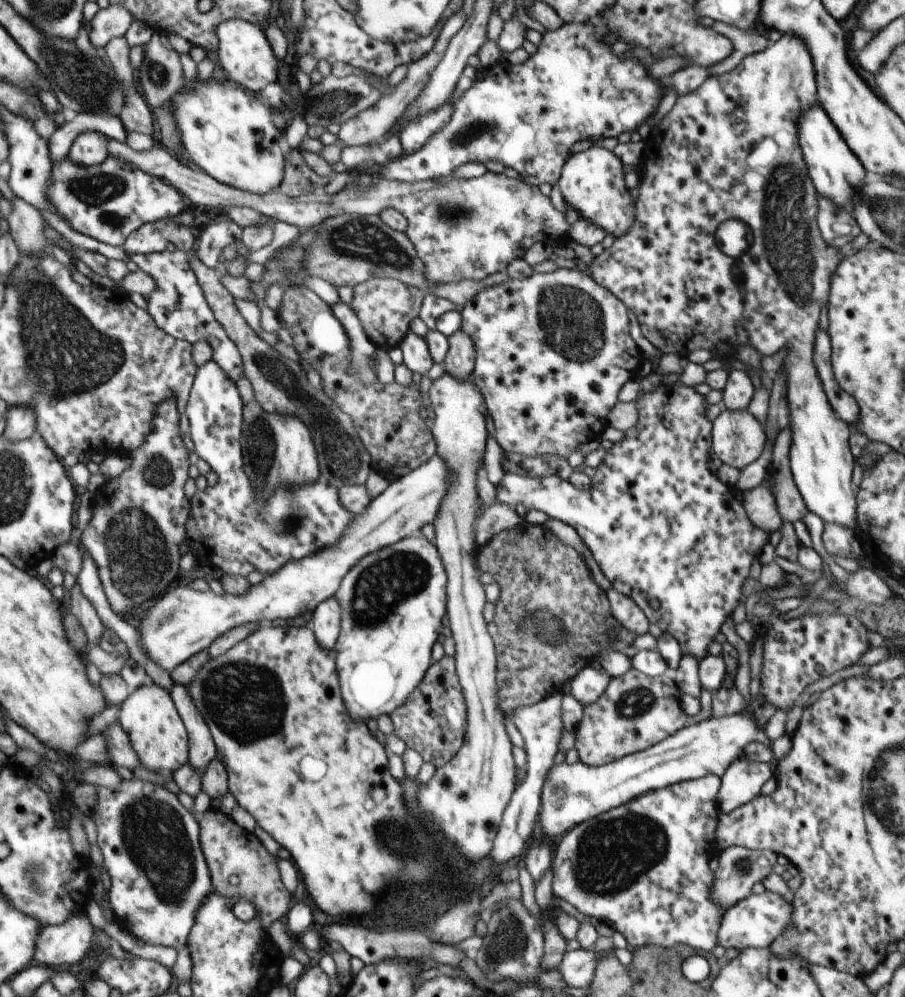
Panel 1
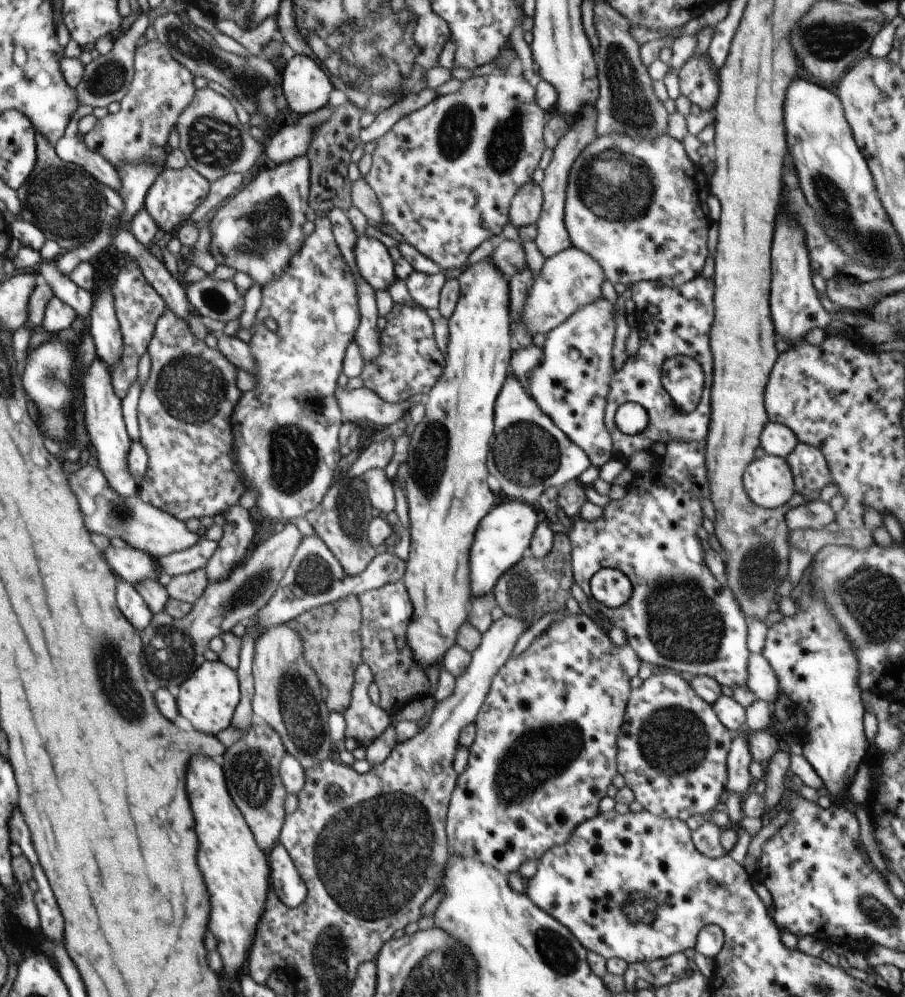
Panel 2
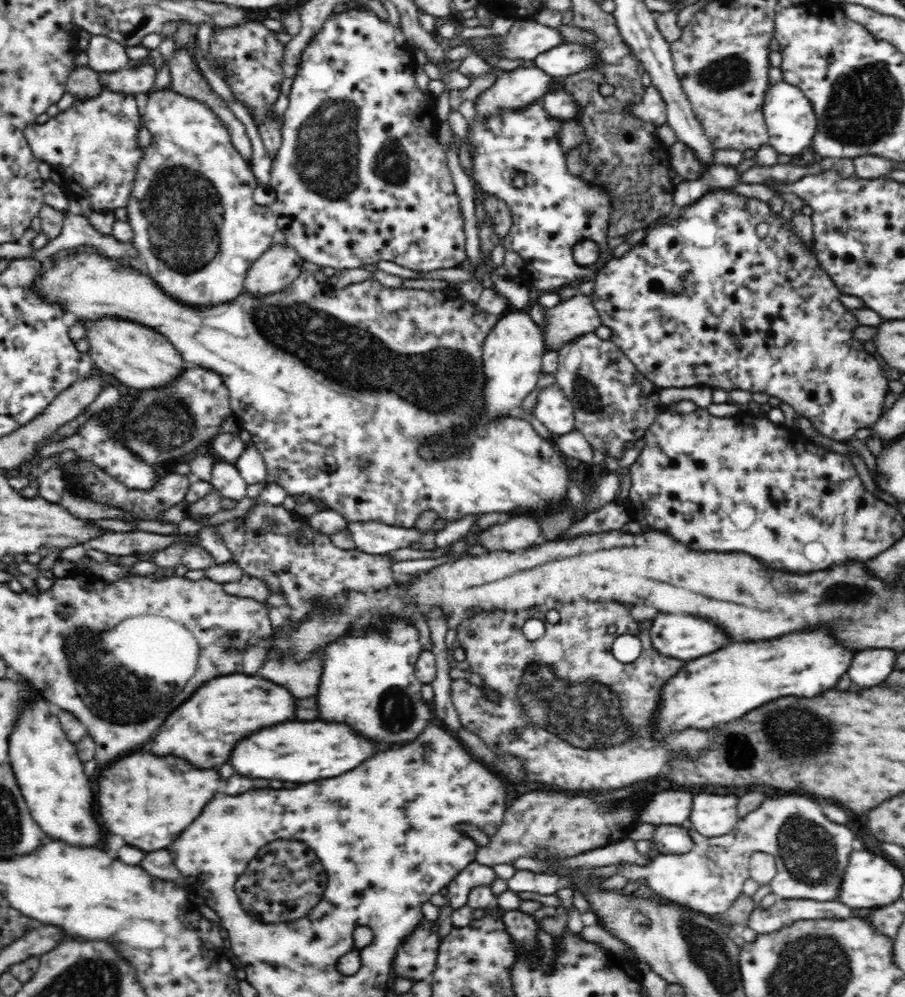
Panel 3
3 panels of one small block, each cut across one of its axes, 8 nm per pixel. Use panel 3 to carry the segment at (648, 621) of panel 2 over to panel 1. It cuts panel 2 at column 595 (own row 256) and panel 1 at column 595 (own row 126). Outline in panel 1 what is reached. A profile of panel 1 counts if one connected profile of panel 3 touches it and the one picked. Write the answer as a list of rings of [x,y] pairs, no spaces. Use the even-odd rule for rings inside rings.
[[[679,377],[668,378],[668,380],[659,383],[654,392],[644,392],[639,396],[637,399],[638,420],[636,424],[626,432],[615,436],[613,446],[606,451],[602,466],[596,468],[596,473],[591,478],[591,487],[577,489],[569,480],[564,480],[556,475],[535,479],[524,474],[505,473],[502,482],[497,486],[496,497],[498,503],[509,504],[512,508],[518,503],[522,503],[528,511],[535,508],[547,514],[550,519],[558,519],[573,526],[584,544],[590,549],[604,576],[612,583],[613,588],[624,596],[631,598],[644,611],[649,622],[656,624],[664,633],[671,634],[676,638],[683,656],[694,655],[700,660],[708,654],[708,645],[720,632],[720,626],[724,624],[728,616],[732,616],[734,609],[741,603],[743,582],[750,576],[750,568],[752,568],[754,560],[758,558],[758,550],[761,554],[764,545],[769,542],[770,538],[770,535],[753,525],[743,507],[743,501],[740,498],[738,498],[738,501],[732,498],[728,484],[722,482],[708,467],[708,462],[711,460],[711,444],[713,443],[711,435],[713,422],[706,417],[708,405],[706,396],[698,393],[694,387],[686,386],[680,381]],[[652,600],[658,602],[658,609],[652,608],[650,605]]]

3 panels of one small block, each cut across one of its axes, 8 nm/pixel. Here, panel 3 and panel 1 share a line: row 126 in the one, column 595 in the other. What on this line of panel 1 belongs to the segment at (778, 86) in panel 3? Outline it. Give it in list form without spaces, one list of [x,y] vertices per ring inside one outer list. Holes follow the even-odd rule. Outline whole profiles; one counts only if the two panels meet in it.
[[[738,713],[717,719],[709,718],[686,726],[646,750],[599,767],[582,761],[553,764],[545,778],[541,794],[540,830],[546,832],[546,837],[558,836],[581,822],[625,805],[629,800],[651,790],[709,774],[721,778],[735,760],[742,758],[744,747],[752,741],[761,742],[770,750],[773,749],[773,741],[763,729],[752,718]]]

